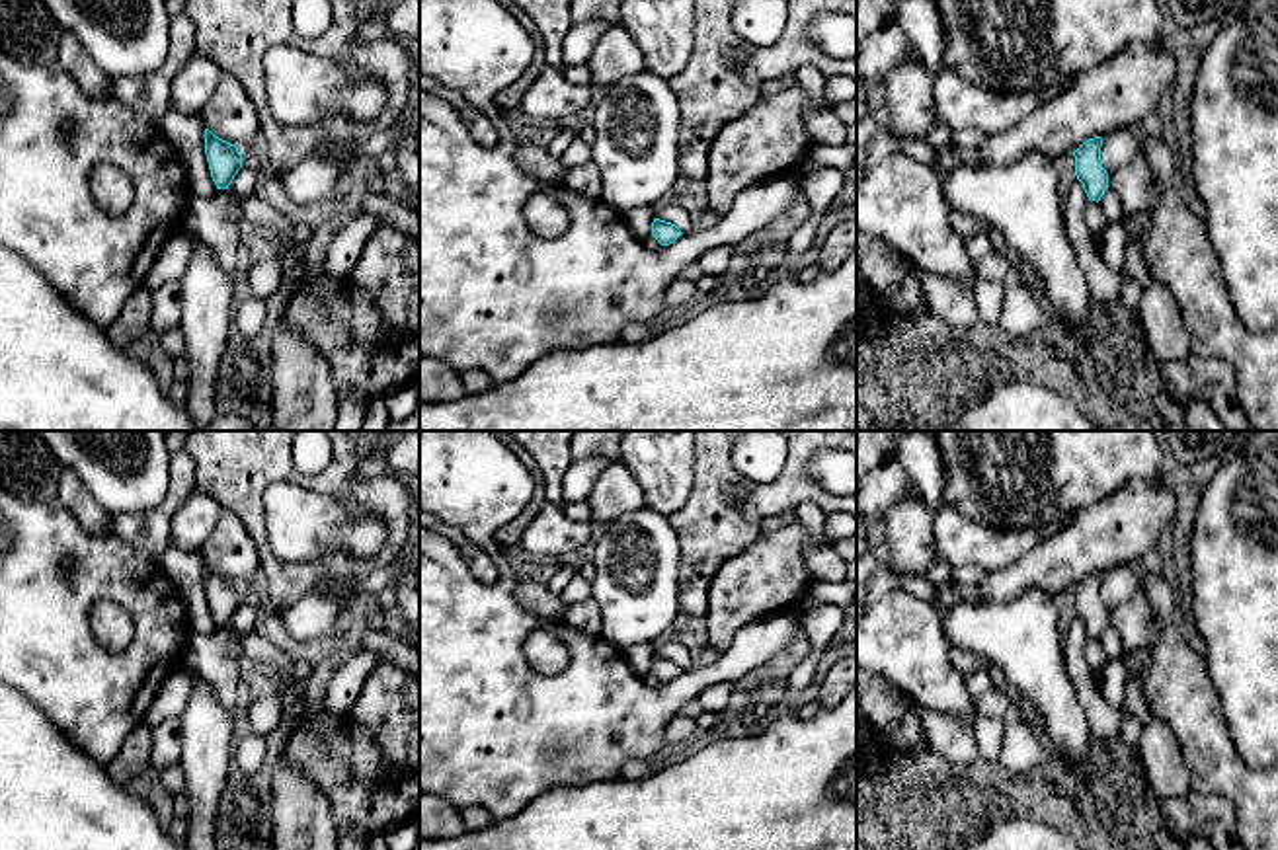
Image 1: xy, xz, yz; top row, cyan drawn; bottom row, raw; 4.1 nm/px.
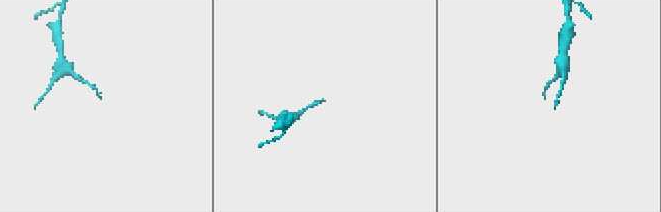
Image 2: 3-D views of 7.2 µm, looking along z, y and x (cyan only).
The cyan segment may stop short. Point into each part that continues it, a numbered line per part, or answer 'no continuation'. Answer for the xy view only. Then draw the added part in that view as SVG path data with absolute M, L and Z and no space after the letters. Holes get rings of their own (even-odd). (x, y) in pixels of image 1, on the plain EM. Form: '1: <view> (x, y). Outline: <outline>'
no continuation

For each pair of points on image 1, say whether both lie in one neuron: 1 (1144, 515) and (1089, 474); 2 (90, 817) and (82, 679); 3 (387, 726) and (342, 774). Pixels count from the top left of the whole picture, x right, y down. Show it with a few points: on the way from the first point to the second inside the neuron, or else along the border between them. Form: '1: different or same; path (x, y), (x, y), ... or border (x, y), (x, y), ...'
1: different; border (1159, 480), (1128, 480), (1076, 515)
2: different; border (53, 724), (79, 749), (104, 767)
3: same; path (379, 737), (354, 763)

